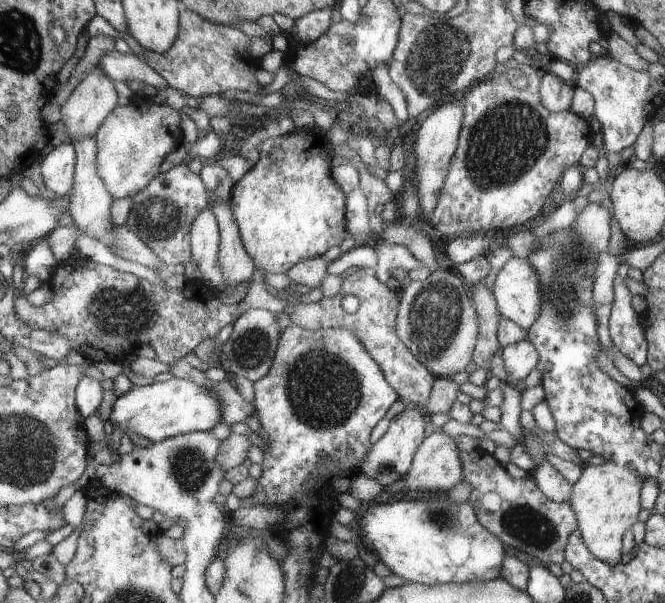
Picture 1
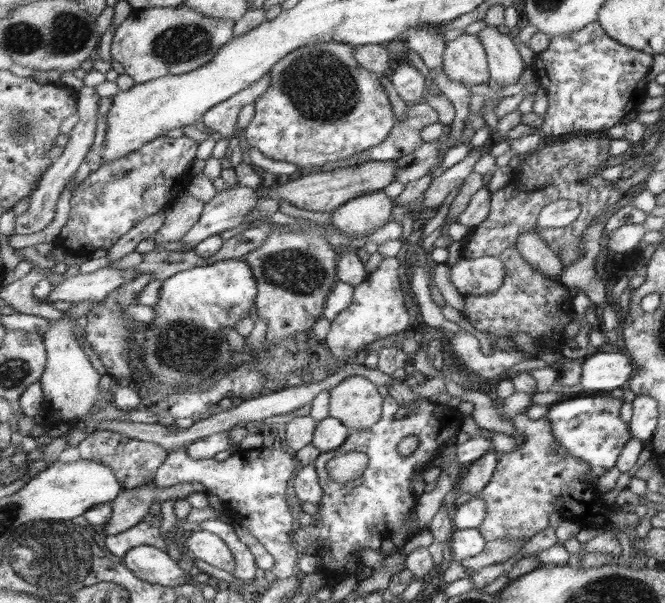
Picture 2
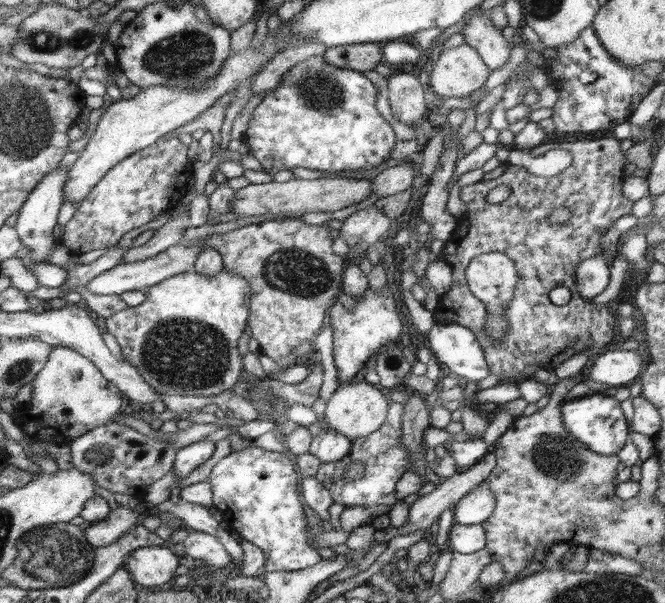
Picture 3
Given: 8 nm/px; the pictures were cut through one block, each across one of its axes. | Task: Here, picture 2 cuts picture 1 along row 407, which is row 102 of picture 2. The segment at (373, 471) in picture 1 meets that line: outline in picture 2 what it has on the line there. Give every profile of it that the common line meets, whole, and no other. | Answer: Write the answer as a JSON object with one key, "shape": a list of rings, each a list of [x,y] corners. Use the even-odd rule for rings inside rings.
{"shape":[[[399,61],[397,67],[388,76],[396,92],[406,101],[406,104],[424,101],[426,78],[414,66],[404,66],[404,62]]]}

